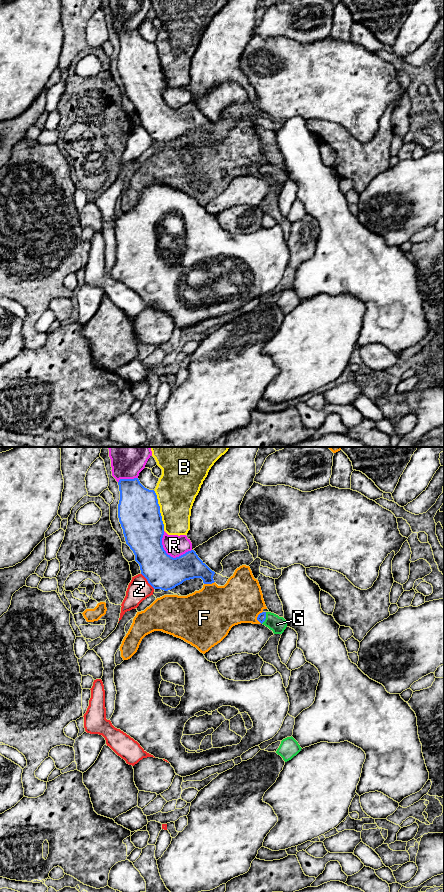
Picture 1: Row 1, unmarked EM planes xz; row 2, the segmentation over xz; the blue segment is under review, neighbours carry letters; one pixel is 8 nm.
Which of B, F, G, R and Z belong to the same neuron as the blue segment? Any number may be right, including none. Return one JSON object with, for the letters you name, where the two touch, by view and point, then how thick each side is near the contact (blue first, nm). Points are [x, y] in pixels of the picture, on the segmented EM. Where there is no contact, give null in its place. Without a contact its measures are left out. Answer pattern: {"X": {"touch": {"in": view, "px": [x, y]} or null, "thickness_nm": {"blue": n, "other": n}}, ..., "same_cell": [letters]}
{"G": {"touch": {"in": "xz", "px": [265, 618]}, "thickness_nm": {"blue": 70, "other": 130}}, "same_cell": ["G"]}

